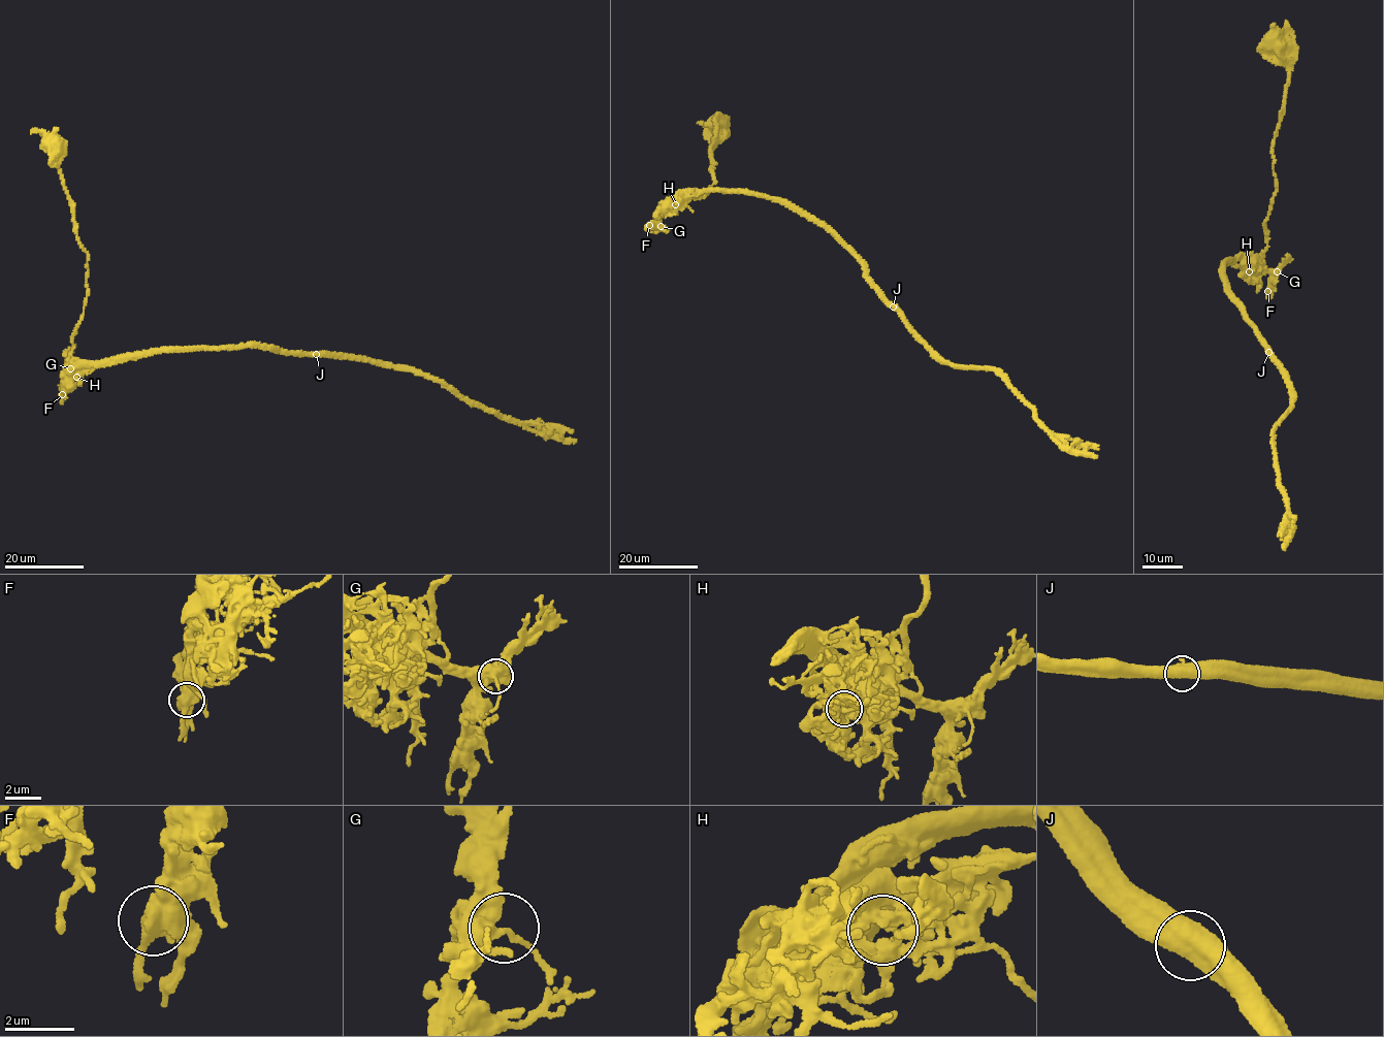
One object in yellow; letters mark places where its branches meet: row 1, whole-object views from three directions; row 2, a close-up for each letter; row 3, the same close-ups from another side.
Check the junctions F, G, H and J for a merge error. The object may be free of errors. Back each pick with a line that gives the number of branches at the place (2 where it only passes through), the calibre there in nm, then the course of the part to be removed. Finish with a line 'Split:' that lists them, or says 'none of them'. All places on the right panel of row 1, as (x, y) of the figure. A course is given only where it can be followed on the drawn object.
J: Branches: 2. Thickness 700 nm. Course of the part to remove: (1268, 352), (1229, 291), (1223, 273), (1227, 259), (1235, 258), (1240, 253), (1272, 272), (1269, 300)
Split: J

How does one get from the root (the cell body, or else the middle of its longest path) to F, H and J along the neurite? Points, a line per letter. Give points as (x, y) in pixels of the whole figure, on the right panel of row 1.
F: (1276, 40), (1272, 46), (1288, 70), (1284, 112), (1272, 150), (1277, 192), (1264, 224), (1267, 291)
H: (1276, 40), (1272, 46), (1288, 67), (1284, 112), (1272, 150), (1277, 192), (1264, 224), (1266, 250), (1249, 271)
J: (1276, 40), (1288, 70), (1266, 250), (1220, 272), (1268, 352)

